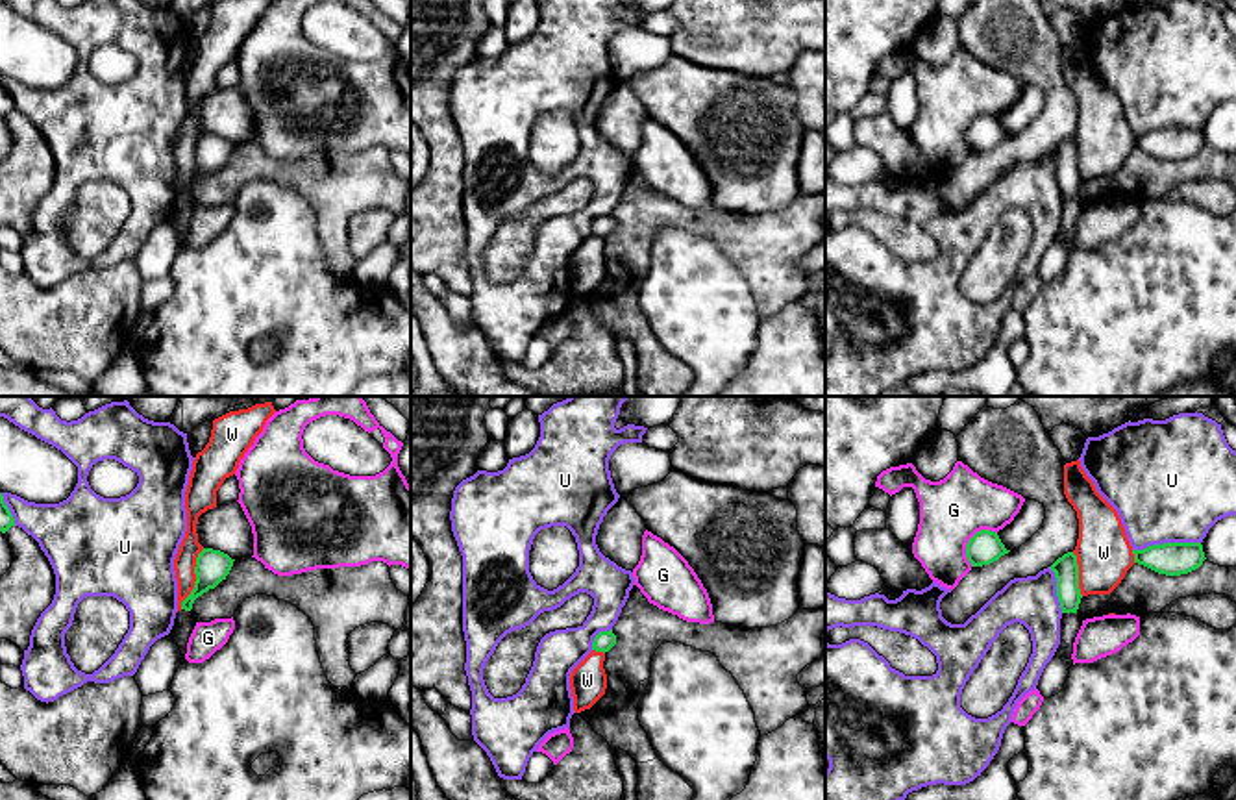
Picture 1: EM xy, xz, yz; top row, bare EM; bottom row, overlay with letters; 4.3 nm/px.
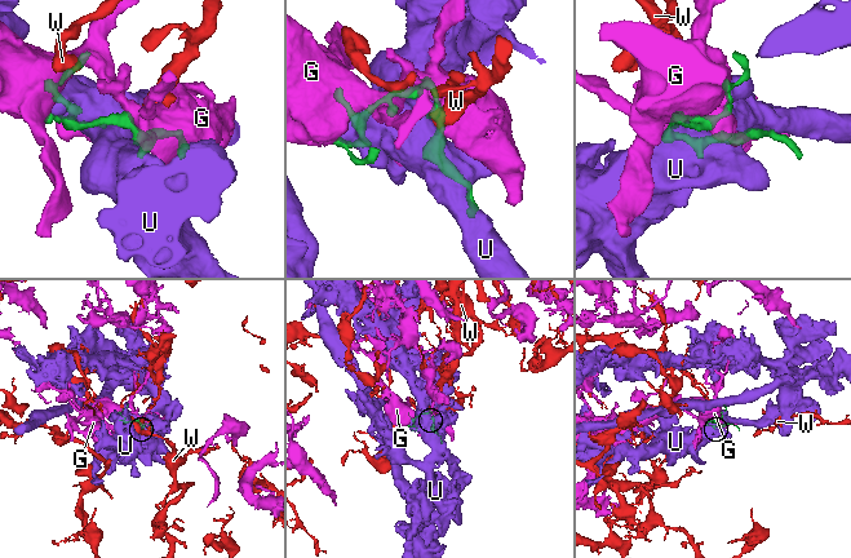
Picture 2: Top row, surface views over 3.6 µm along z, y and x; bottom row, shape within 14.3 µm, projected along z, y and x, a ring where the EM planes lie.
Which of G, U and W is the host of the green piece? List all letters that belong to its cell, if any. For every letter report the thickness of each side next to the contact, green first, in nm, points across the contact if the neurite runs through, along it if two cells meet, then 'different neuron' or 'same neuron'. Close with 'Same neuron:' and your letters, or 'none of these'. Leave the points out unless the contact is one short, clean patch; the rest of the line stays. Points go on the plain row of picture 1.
G: calibres 150 and 280 nm; different neuron
U: calibres 140 and 500 nm; different neuron
W: calibres 140 and 100 nm; border xy (204, 134), (197, 143), (195, 173), (180, 193); different neuron
Same neuron: none of these

